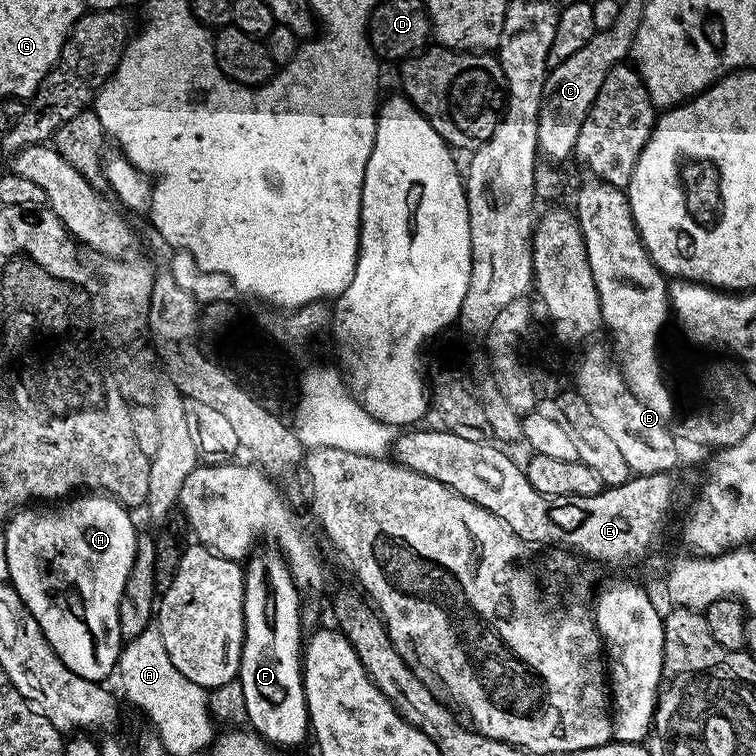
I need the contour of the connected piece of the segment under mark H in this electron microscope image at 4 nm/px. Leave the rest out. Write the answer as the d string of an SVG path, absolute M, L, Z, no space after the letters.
M76 494L63 502L53 503L51 506L24 506L19 509L7 521L3 529L5 534L6 564L9 567L8 579L16 593L22 598L24 605L34 614L34 618L42 626L42 634L50 642L50 646L62 658L62 662L74 674L78 674L87 680L97 682L107 681L107 676L117 671L120 662L120 650L122 641L120 639L120 619L118 618L118 606L120 605L120 595L126 586L126 578L132 569L132 563L136 557L136 538L138 529L132 525L129 509L116 501L115 496L107 494Z

